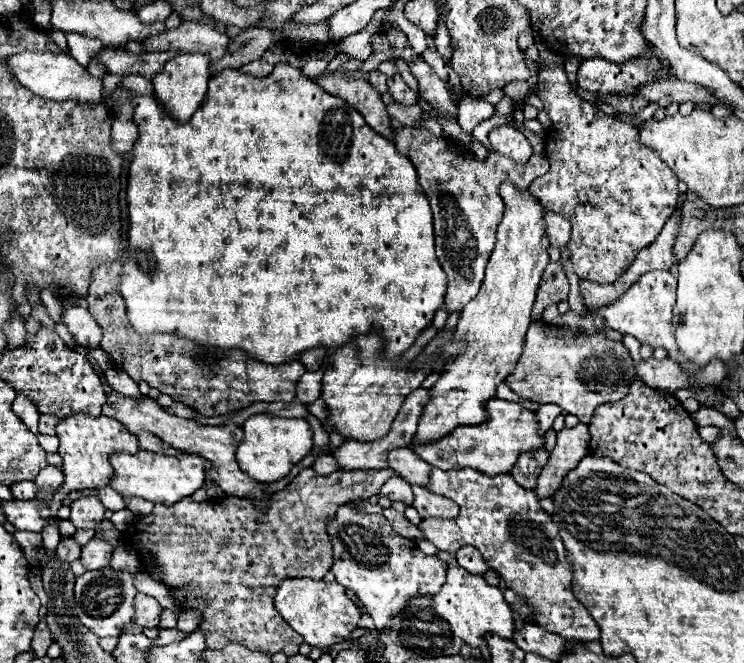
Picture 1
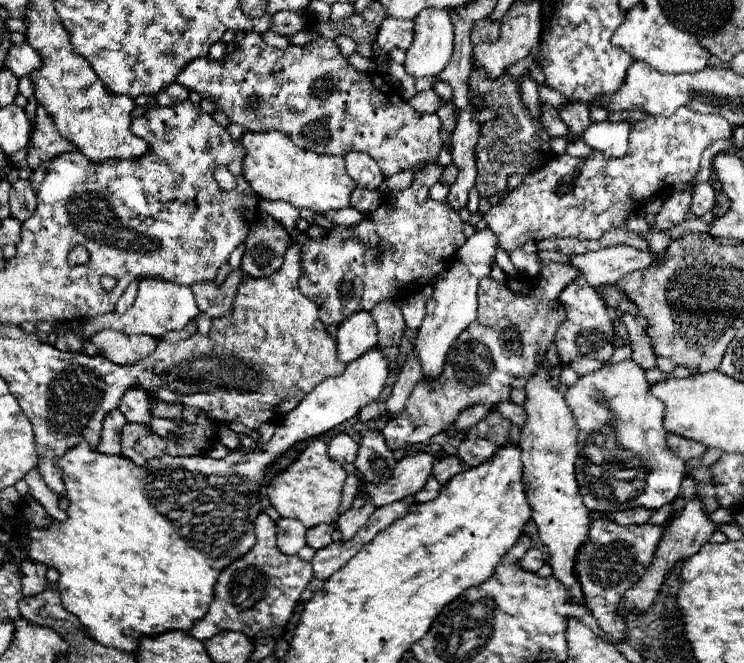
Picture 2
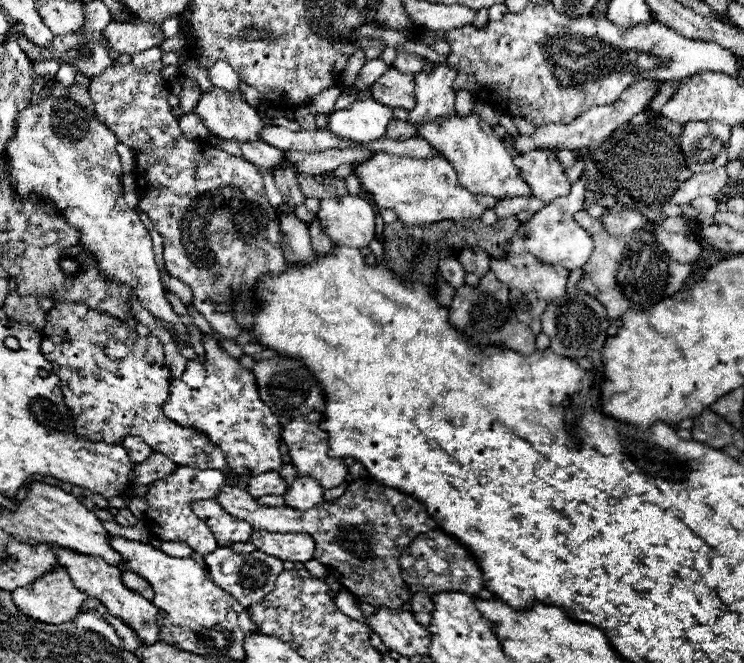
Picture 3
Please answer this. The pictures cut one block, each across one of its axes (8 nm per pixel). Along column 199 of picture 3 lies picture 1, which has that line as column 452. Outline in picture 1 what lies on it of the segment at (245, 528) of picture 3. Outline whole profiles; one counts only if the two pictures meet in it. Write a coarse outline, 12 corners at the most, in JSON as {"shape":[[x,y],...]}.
{"shape":[[412,486],[412,506],[422,518],[456,516],[452,500]]}

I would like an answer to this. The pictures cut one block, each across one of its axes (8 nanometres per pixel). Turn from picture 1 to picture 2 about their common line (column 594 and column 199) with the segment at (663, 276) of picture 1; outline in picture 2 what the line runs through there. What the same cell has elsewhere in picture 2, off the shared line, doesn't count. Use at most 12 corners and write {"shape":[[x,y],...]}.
{"shape":[[142,280],[132,308],[84,322],[162,336],[200,314],[190,286]]}

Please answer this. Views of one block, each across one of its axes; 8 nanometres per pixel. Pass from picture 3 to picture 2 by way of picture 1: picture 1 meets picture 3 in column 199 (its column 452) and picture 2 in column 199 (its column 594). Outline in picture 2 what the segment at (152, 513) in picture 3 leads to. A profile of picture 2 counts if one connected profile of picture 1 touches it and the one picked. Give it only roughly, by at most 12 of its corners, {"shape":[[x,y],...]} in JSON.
{"shape":[[276,522],[220,572],[192,636],[280,638],[312,564],[284,556]]}

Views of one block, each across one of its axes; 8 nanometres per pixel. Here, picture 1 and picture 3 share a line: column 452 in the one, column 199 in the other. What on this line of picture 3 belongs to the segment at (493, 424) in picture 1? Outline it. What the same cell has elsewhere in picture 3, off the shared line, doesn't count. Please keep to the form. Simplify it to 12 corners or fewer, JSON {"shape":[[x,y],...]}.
{"shape":[[78,302],[46,312],[42,352],[80,436],[138,436],[228,470],[166,418],[164,346]]}

